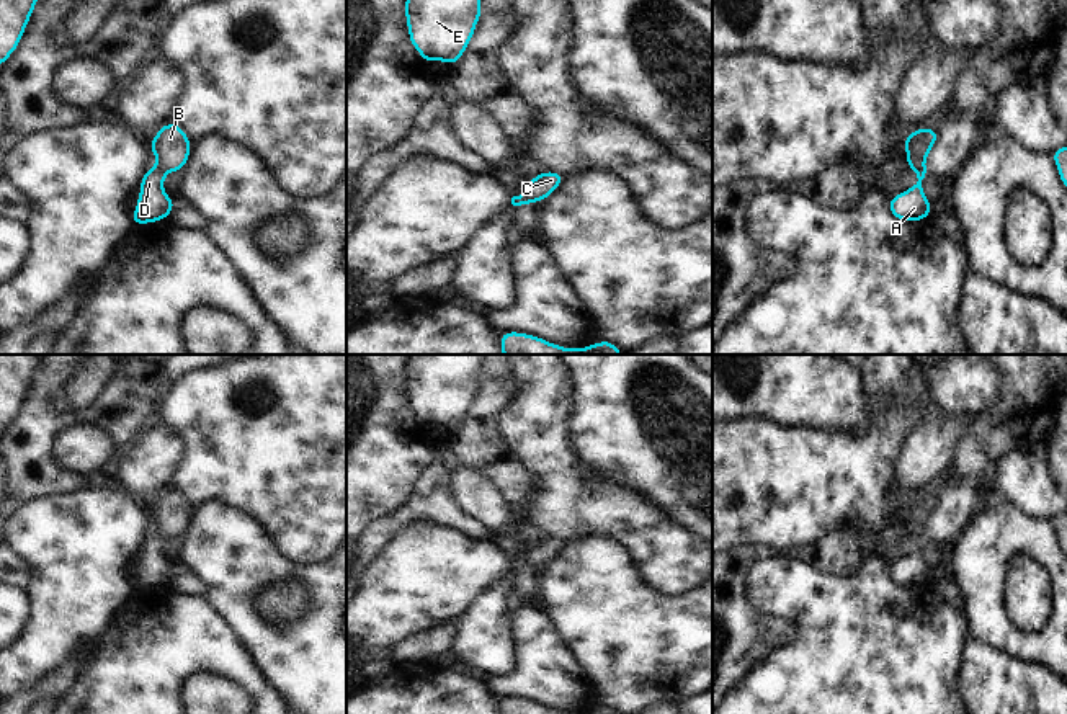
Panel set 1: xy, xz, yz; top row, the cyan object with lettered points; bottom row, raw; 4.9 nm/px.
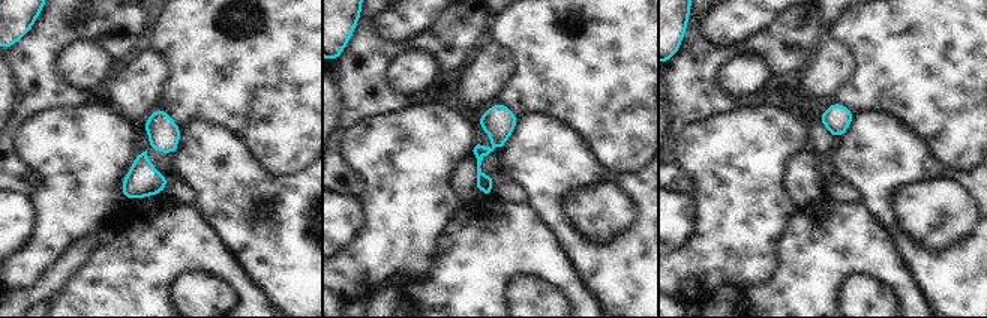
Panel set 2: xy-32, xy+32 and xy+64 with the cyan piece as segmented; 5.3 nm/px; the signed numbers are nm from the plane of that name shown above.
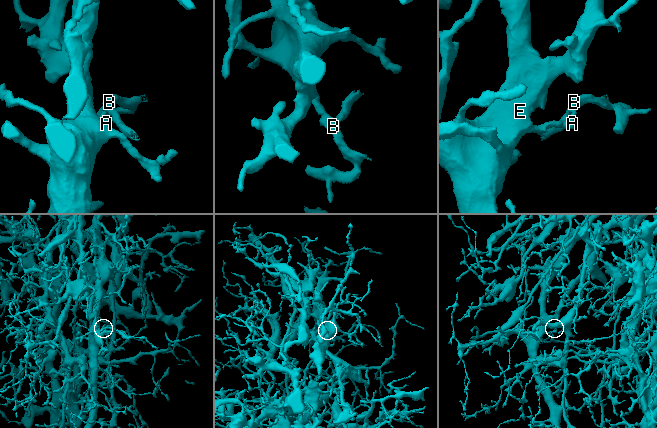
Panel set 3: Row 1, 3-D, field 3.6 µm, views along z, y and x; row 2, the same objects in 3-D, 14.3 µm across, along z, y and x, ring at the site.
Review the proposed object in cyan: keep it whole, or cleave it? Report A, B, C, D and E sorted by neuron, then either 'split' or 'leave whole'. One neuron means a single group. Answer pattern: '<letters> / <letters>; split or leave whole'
A D E / B C; split

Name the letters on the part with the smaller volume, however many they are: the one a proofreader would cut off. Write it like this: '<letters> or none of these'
B, C

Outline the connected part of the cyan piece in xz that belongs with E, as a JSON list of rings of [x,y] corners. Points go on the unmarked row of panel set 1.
[[[408,355],[408,405],[425,430],[443,426],[453,433],[462,423],[482,381],[482,356]]]

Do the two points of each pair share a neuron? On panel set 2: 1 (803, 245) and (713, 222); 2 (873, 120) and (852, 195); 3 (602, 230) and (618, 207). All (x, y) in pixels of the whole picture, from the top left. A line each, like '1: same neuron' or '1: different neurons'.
1: different neurons
2: different neurons
3: same neuron

